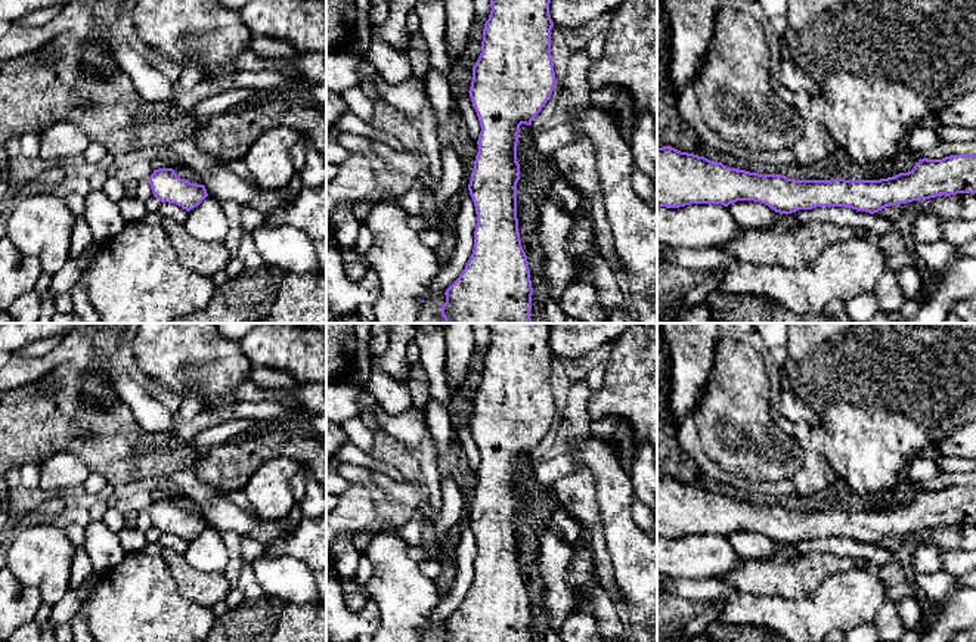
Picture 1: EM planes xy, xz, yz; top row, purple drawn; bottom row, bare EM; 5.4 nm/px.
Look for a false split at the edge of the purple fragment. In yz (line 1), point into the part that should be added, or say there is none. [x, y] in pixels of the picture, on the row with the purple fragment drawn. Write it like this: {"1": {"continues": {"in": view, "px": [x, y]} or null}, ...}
{"1": {"continues": null}}

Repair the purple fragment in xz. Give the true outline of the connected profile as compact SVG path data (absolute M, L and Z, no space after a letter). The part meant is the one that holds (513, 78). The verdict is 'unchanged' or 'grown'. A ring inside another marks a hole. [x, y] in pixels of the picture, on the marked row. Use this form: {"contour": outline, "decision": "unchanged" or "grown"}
{"contour": "M490 0L481 53L472 66L470 97L481 131L471 180L477 224L472 254L459 277L446 289L441 316L446 323L529 323L532 280L517 218L520 125L532 121L551 99L557 78L551 56L551 0Z", "decision": "unchanged"}

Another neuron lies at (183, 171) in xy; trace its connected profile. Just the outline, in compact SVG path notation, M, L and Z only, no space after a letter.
M177 162L173 167L173 170L183 180L188 180L188 182L196 183L196 184L202 184L204 183L204 177L201 174L198 174L196 171L193 171L189 165Z

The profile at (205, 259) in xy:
M164 217L161 223L183 267L213 277L224 270L230 261L230 254L221 242L202 242L188 233L185 224Z

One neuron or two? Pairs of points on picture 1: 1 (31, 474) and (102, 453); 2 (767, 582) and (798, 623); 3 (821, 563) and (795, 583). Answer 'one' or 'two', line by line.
1: two
2: two
3: one

